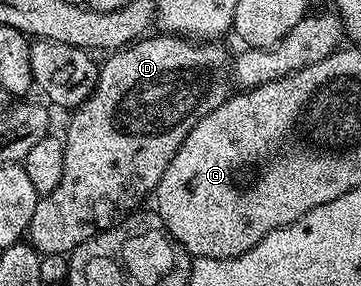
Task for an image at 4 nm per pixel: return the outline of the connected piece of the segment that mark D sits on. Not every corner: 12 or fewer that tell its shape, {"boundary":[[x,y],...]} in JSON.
{"boundary":[[216,40],[110,52],[31,215],[68,255],[156,194],[231,96]]}

